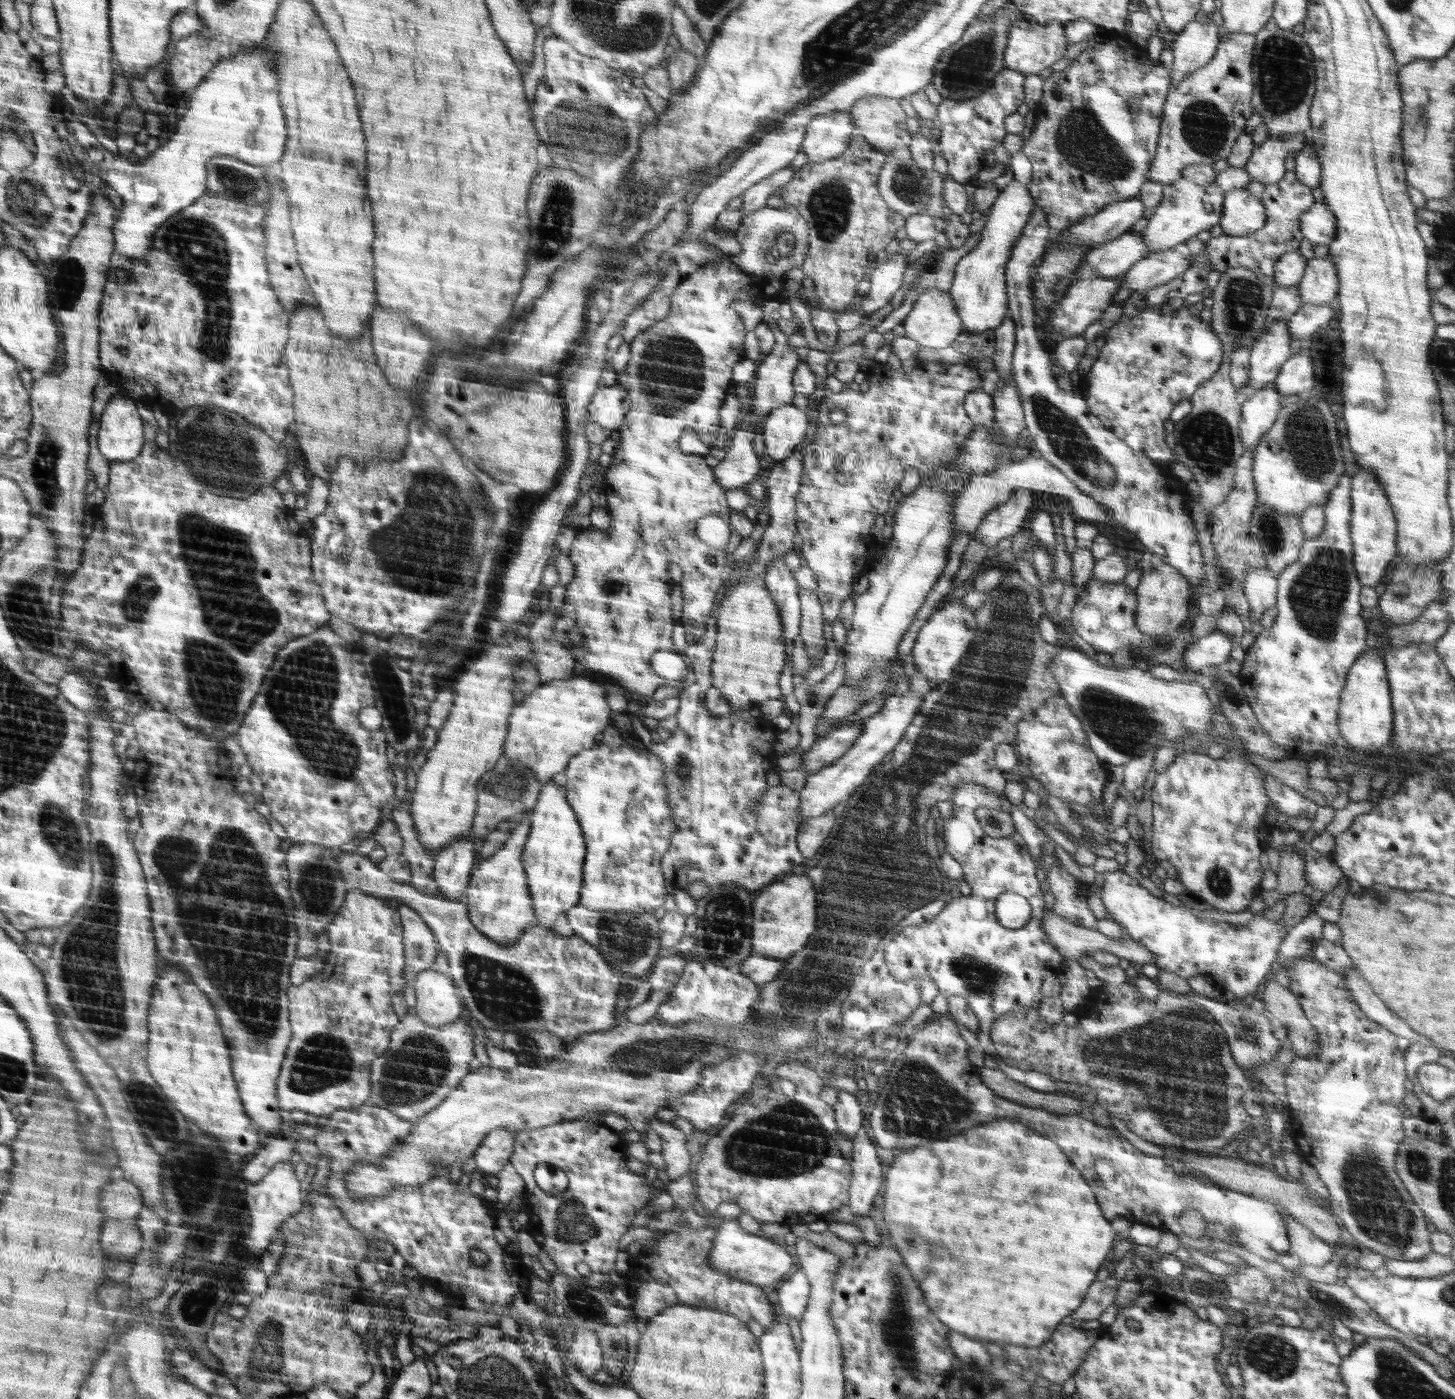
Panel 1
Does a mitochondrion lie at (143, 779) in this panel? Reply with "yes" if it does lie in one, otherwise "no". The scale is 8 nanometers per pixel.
no

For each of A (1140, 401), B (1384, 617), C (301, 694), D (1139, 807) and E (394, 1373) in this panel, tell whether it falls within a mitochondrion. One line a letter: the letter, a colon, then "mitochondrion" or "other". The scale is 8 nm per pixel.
A: other
B: other
C: mitochondrion
D: other
E: other

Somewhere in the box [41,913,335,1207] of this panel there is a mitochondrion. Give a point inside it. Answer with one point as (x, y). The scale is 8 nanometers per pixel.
(153, 1111)

